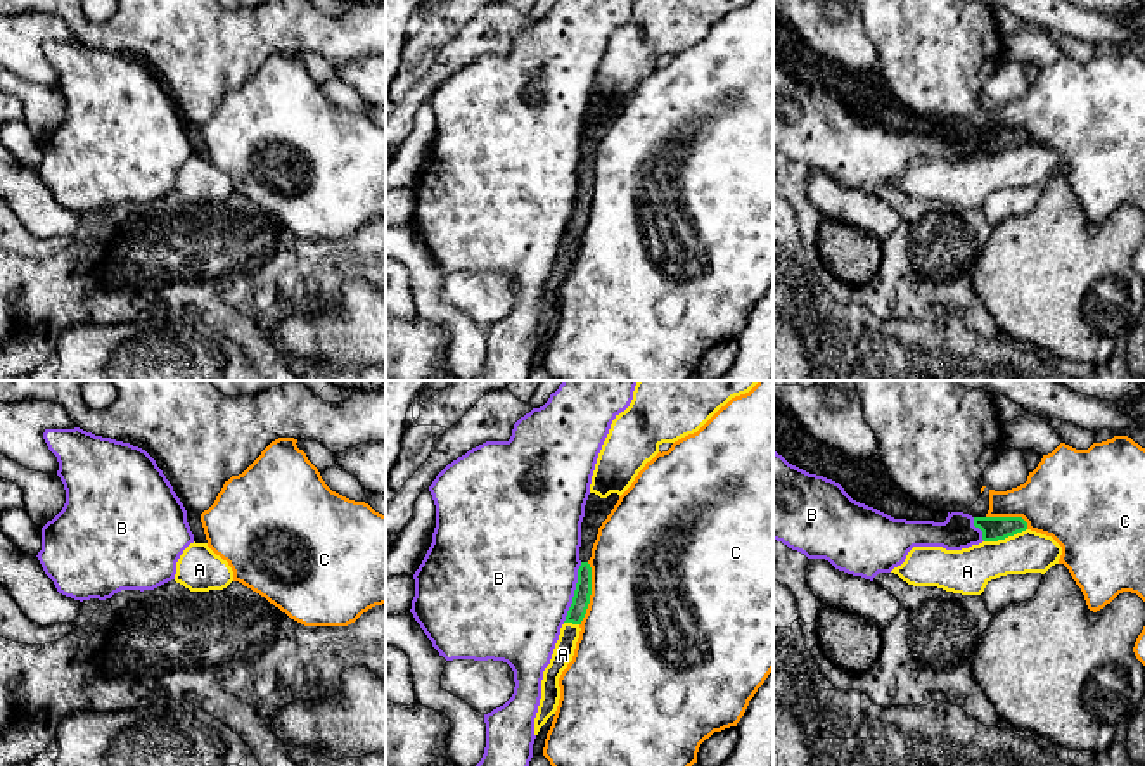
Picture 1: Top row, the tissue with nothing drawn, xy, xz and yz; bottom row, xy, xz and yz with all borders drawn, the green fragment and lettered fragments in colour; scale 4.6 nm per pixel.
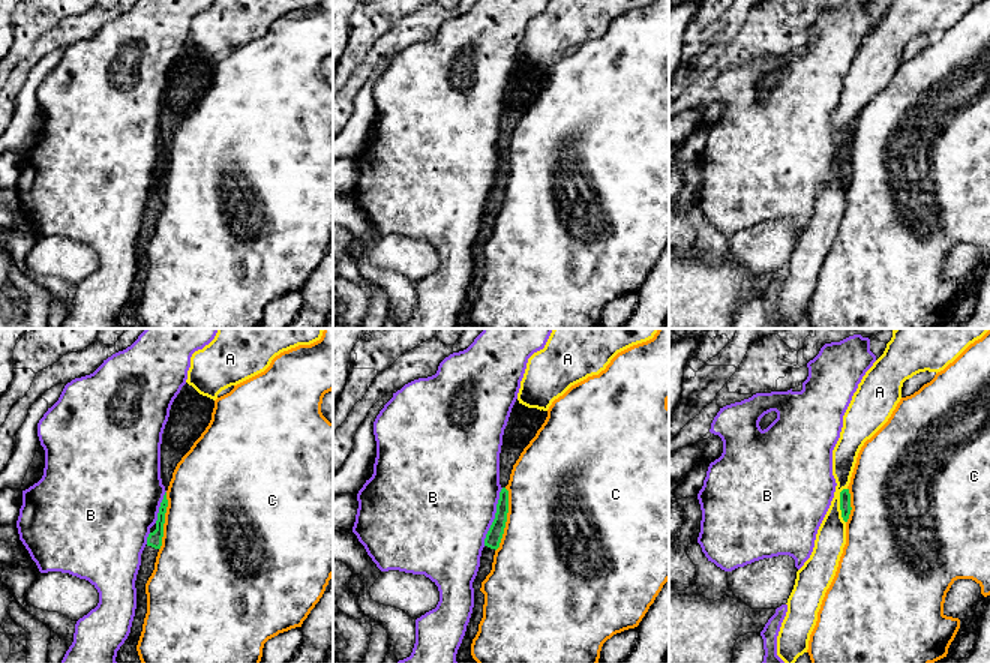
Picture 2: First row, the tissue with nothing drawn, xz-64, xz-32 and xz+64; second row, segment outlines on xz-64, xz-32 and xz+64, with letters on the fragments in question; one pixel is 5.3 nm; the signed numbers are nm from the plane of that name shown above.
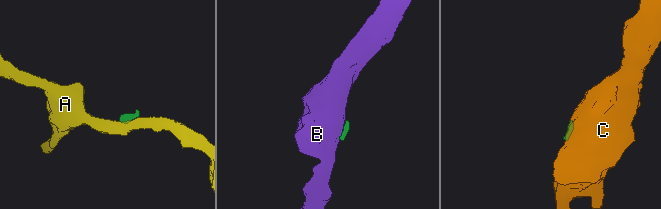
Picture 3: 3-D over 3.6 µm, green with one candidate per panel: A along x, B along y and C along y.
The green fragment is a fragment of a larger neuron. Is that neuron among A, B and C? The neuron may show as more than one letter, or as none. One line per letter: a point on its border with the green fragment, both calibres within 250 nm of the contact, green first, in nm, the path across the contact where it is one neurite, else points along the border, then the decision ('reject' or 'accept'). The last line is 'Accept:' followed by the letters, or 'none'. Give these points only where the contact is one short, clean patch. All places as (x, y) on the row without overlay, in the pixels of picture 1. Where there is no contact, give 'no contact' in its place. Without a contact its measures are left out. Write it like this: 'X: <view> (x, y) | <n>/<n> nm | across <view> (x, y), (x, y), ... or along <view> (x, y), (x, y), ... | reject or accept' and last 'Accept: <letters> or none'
A: yz (1005, 149) | 110/220 nm | along yz (1026, 140), (1004, 151), (985, 154) | reject
B: xz (575, 204) | 80/500 nm | along xz (582, 175), (576, 185), (573, 215), (562, 234) | reject
C: xz (590, 206) | 80/500 nm | along xz (588, 175), (590, 215), (580, 237) | reject
Accept: none

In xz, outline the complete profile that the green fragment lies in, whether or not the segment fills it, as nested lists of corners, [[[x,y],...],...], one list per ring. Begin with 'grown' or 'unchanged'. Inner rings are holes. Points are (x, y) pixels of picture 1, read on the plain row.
grown; [[[595,106],[588,107],[585,118],[585,130],[581,135],[581,159],[579,159],[581,178],[578,182],[578,195],[572,216],[567,223],[564,235],[581,237],[586,227],[592,208],[592,180],[588,173],[592,170],[592,161],[597,152],[598,140],[607,131],[617,112],[619,112],[617,106],[611,106],[607,111],[600,111]]]

